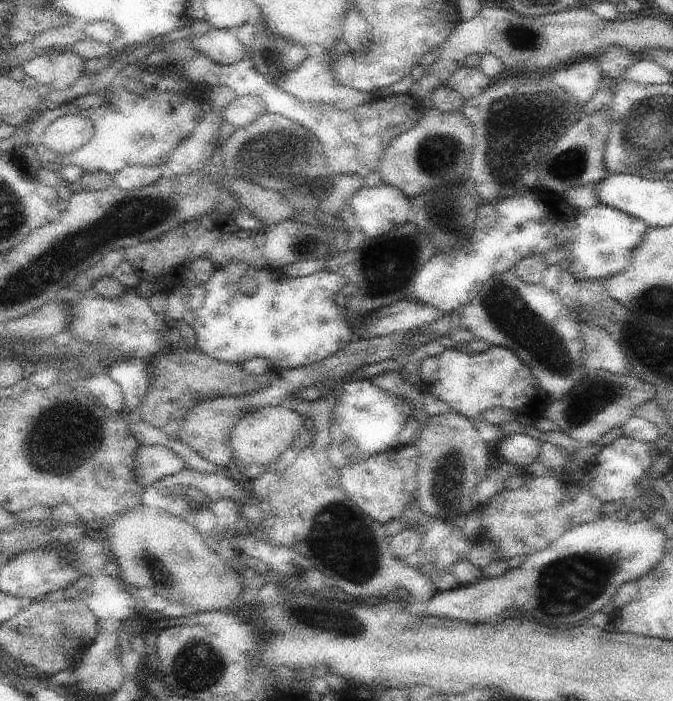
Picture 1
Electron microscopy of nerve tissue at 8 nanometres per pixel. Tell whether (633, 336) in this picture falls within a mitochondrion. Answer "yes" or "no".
no

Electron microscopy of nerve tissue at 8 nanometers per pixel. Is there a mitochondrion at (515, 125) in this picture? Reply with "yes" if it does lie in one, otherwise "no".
yes

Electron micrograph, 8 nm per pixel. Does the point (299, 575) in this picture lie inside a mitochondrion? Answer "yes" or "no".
yes

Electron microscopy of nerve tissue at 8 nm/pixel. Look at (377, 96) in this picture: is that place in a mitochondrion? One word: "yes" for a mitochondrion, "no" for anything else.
no

